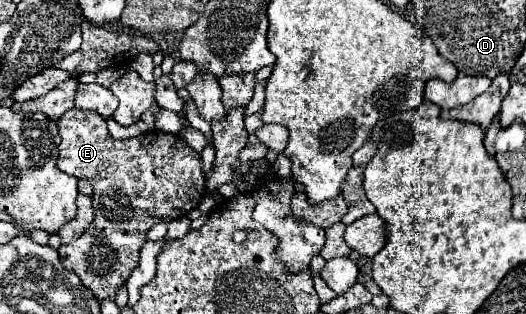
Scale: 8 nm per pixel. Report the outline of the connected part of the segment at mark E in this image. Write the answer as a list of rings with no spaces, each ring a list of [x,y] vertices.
[[[67,110],[61,120],[57,120],[61,144],[59,144],[59,160],[57,166],[75,178],[89,180],[93,186],[93,208],[95,220],[93,224],[71,244],[63,244],[59,248],[59,256],[65,268],[73,270],[81,282],[99,298],[115,298],[115,292],[121,284],[127,282],[131,270],[139,266],[139,250],[145,244],[147,230],[157,222],[171,222],[179,216],[189,214],[197,208],[201,198],[205,196],[205,174],[201,154],[189,148],[181,136],[165,134],[151,130],[143,136],[129,140],[111,140],[107,134],[105,120],[93,110]]]

